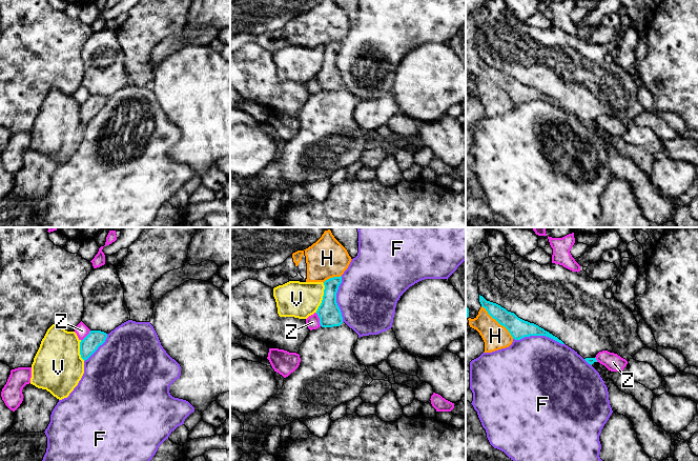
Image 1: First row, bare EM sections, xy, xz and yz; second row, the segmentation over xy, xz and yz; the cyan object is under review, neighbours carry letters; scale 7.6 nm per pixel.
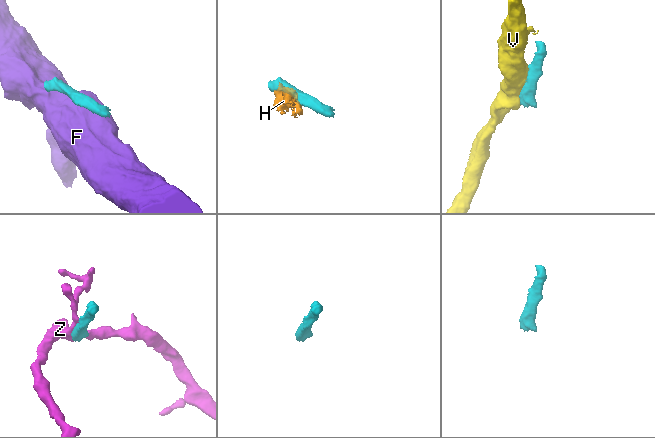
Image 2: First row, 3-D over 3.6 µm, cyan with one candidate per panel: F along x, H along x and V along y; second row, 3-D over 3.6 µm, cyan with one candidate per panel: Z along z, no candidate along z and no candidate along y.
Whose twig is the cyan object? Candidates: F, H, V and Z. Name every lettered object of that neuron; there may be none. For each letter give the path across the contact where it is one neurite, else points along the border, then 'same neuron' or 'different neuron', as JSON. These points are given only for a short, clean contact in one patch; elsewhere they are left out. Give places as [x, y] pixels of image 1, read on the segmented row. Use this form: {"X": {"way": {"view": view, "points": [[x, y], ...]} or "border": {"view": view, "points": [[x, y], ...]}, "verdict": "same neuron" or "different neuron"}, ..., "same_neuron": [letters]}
{"F": {"verdict": "different neuron"}, "H": {"verdict": "different neuron"}, "V": {"verdict": "different neuron"}, "Z": {"verdict": "different neuron"}, "same_neuron": []}

